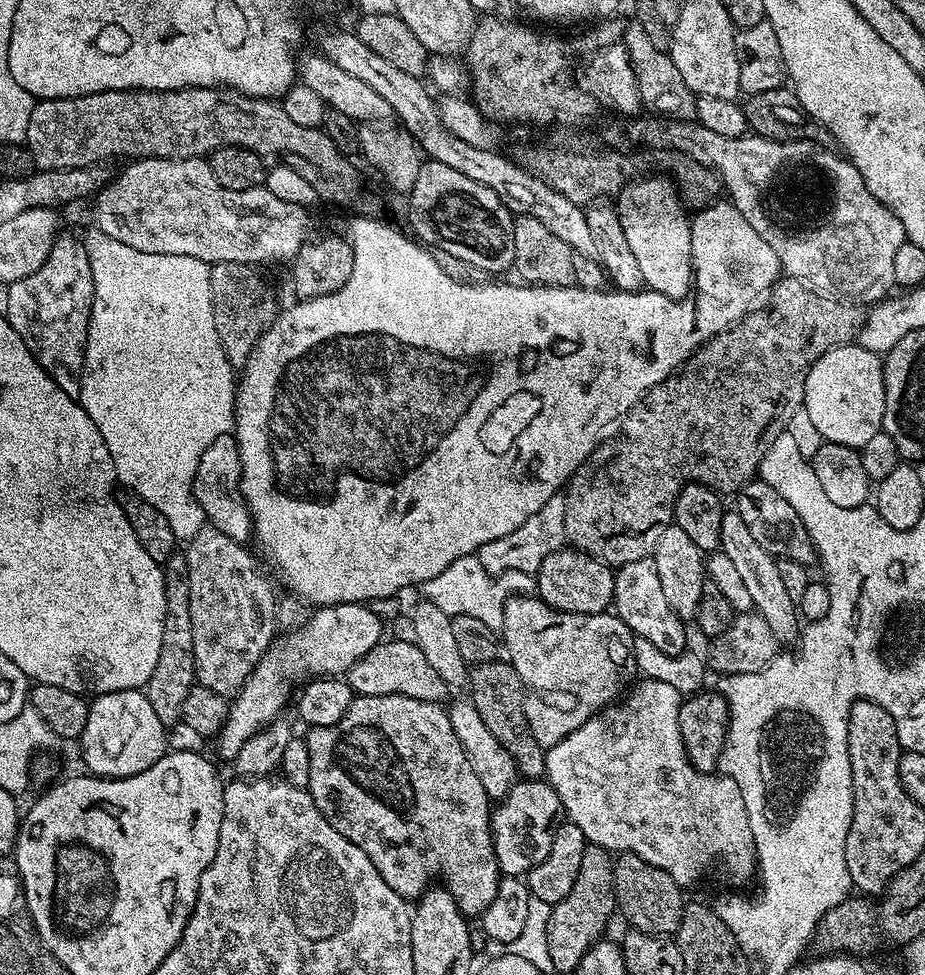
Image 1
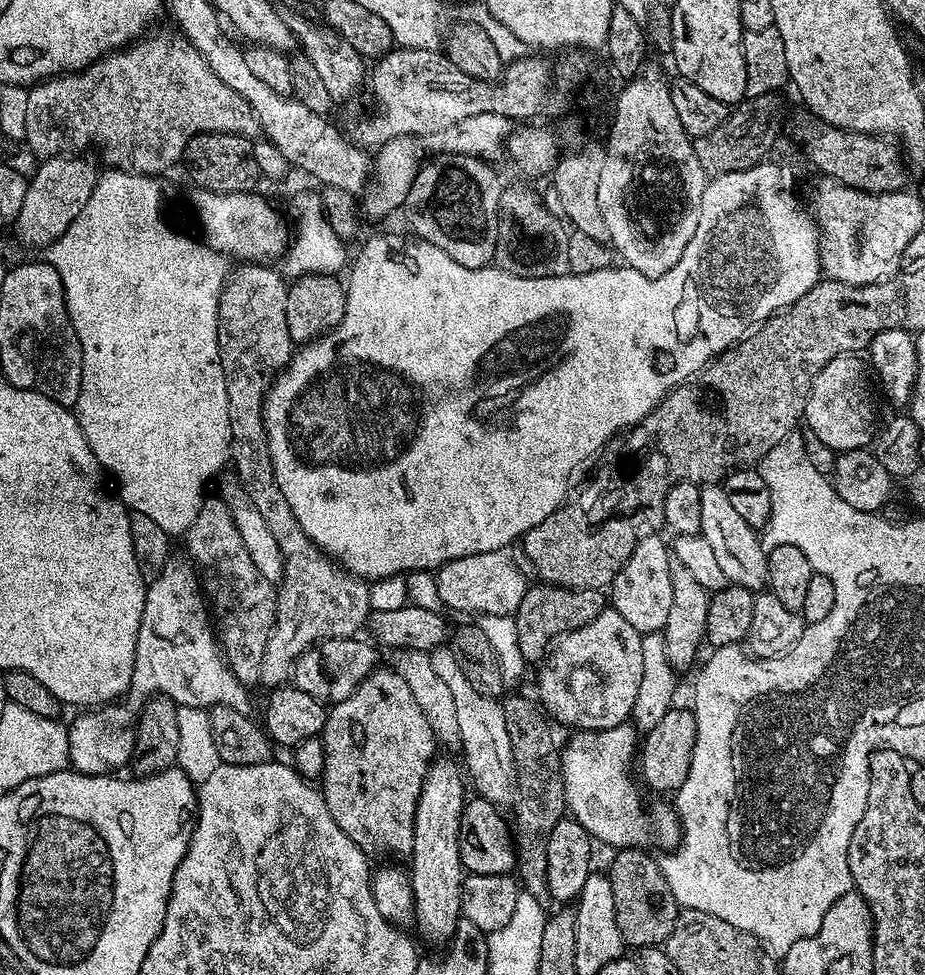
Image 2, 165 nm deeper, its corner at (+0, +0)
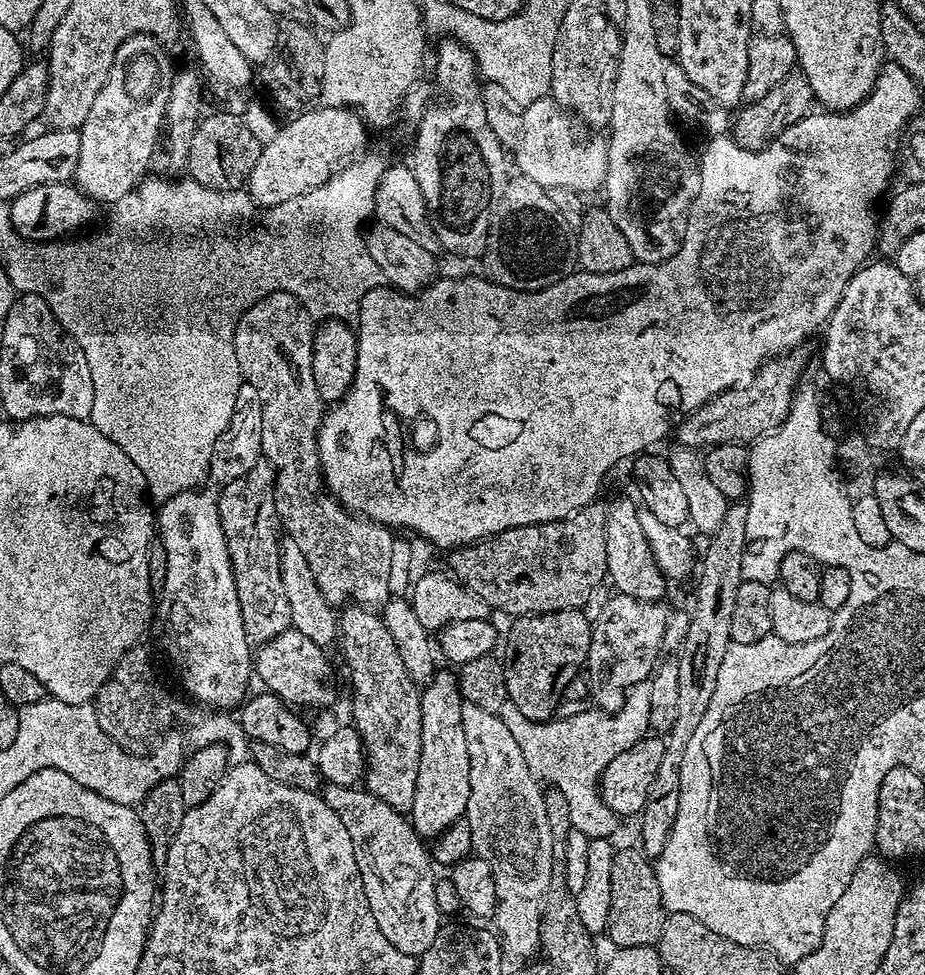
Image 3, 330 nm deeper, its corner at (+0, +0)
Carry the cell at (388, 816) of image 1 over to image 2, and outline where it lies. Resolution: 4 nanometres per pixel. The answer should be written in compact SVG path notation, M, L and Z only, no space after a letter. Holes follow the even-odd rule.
M399 671L371 672L350 698L332 704L327 709L322 739L326 746L322 795L334 822L338 822L340 829L359 848L385 848L396 856L411 857L416 842L416 807L422 786L438 756L438 737Z

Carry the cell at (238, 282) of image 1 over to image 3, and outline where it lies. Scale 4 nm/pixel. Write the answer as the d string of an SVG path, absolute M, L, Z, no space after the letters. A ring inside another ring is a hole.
M269 292L263 296L258 302L254 302L254 306L250 306L242 313L240 320L236 324L234 330L234 338L232 339L232 349L236 355L238 362L238 370L242 377L243 383L254 386L254 390L258 394L258 402L262 410L262 450L261 457L272 468L276 468L276 485L273 486L272 492L270 488L270 503L274 509L275 519L280 519L280 524L284 527L283 535L294 542L294 546L298 546L298 550L302 550L302 554L306 554L306 562L310 565L310 570L314 574L314 582L318 584L318 590L322 592L322 598L328 604L333 606L344 606L349 602L355 602L361 606L382 606L393 595L392 592L392 536L393 529L384 527L383 524L376 524L373 520L366 520L363 516L356 515L355 512L349 512L348 509L342 507L339 500L330 495L322 487L322 469L320 466L320 455L316 446L316 433L322 423L322 401L318 390L314 386L314 374L312 373L312 334L314 331L313 317L309 316L308 311L304 309L304 305L299 304L293 296L285 292Z

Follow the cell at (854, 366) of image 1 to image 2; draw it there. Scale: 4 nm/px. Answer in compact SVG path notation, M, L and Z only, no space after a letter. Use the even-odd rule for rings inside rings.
M849 354L828 362L814 378L804 408L803 419L807 429L837 453L865 449L876 436L876 418L866 382L868 372L860 359L857 355Z

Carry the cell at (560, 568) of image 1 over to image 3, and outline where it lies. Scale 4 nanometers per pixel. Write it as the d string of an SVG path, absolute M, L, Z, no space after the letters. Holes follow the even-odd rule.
M567 608L557 612L533 612L531 616L517 616L508 628L508 649L502 657L507 701L518 706L527 719L549 721L556 707L562 702L563 690L576 677L582 666L587 665L593 621L587 611Z

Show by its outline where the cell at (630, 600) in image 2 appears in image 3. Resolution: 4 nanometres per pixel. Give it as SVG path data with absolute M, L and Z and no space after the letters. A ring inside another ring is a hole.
M618 498L609 503L606 530L604 531L604 561L607 564L607 579L613 582L617 593L636 598L638 601L658 602L664 598L667 577L661 574L660 567L654 561L653 552L649 550L649 542L642 533L638 522L637 503L626 498Z

